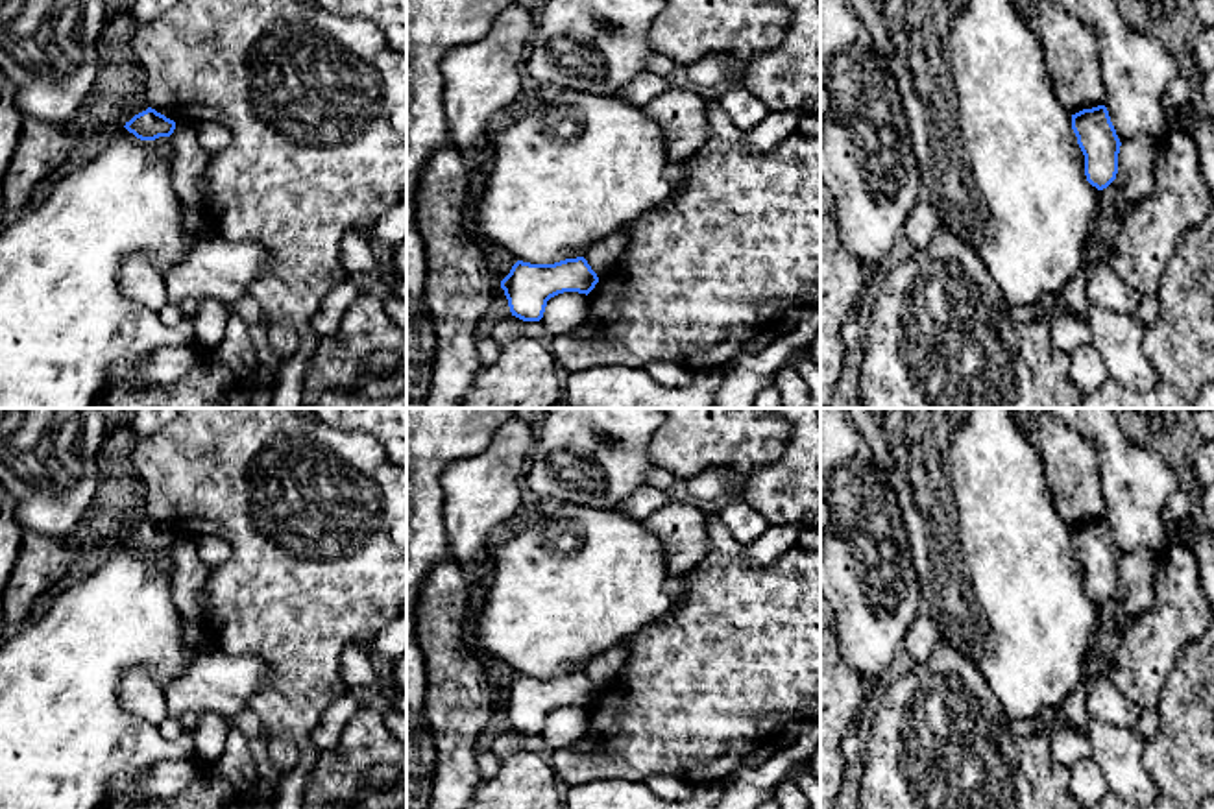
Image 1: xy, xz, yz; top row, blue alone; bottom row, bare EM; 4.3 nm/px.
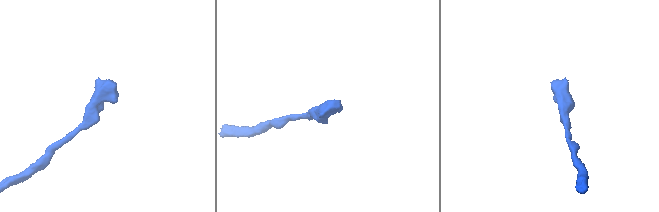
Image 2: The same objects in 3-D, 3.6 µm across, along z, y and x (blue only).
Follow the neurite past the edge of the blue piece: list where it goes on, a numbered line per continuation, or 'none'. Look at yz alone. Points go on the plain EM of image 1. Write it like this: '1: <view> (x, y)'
none

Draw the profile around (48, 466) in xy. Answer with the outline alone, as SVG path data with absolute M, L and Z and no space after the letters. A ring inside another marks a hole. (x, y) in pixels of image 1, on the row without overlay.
M0 408L0 484L13 499L13 515L22 530L67 537L89 510L98 488L98 464L105 434L100 408Z

